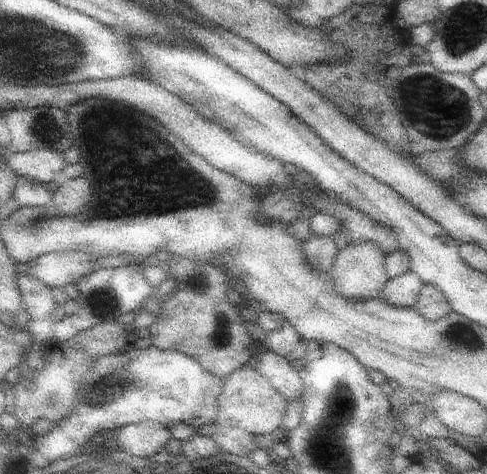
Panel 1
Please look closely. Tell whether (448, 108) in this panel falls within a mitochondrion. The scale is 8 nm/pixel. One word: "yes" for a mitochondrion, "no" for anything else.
yes

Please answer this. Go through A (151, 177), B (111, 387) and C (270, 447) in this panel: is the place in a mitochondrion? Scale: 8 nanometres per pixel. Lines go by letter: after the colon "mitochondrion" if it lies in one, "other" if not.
A: mitochondrion
B: mitochondrion
C: other

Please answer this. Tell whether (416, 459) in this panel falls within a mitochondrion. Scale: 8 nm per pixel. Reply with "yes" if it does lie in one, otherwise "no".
no

